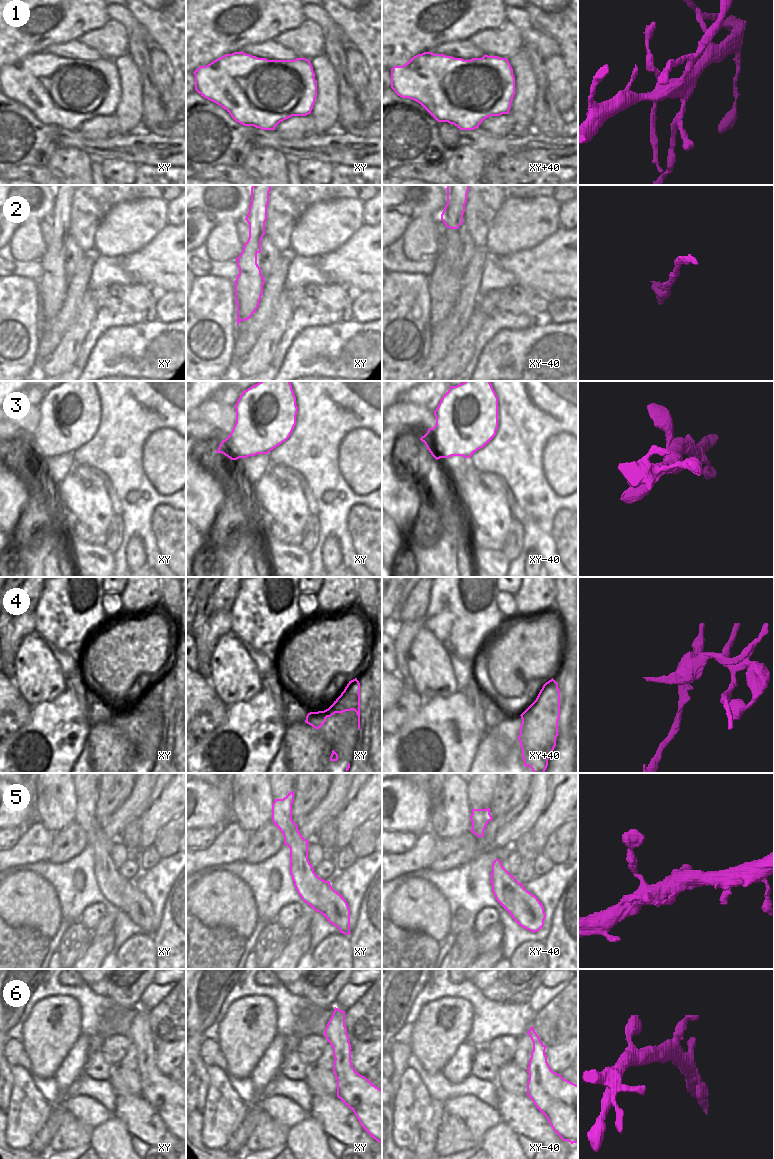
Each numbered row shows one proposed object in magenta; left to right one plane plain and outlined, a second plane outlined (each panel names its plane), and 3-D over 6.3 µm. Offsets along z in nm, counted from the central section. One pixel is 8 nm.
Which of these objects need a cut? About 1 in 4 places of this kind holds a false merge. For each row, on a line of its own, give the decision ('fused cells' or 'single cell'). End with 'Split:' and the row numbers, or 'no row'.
1: fused cells
2: single cell
3: single cell
4: fused cells
5: single cell
6: single cell
Split: 1, 4

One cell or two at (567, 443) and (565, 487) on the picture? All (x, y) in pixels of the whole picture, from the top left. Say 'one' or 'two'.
one

